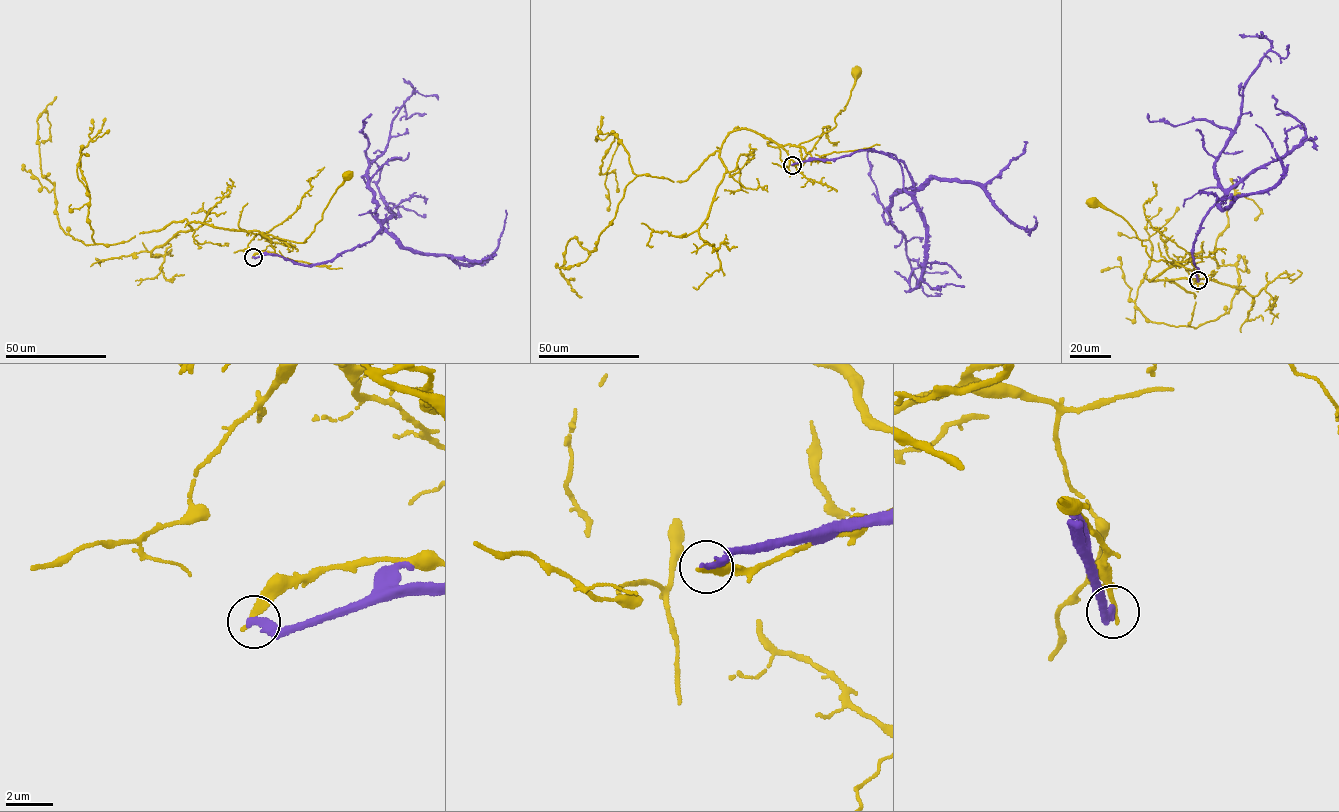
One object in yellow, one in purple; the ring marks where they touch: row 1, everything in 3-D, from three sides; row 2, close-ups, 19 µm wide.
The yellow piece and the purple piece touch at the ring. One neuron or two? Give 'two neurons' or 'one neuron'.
two neurons

